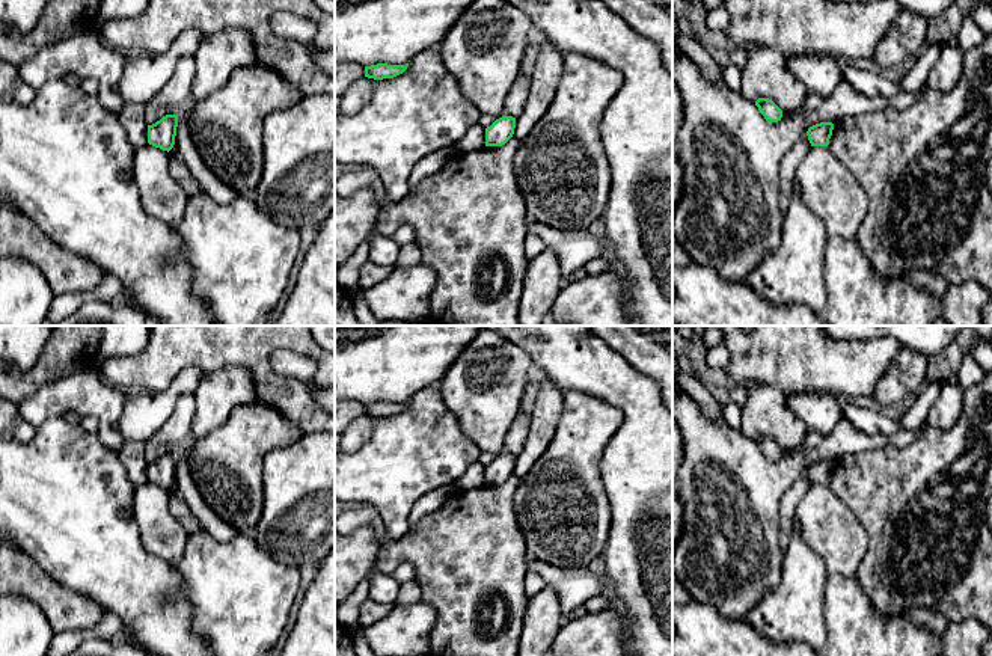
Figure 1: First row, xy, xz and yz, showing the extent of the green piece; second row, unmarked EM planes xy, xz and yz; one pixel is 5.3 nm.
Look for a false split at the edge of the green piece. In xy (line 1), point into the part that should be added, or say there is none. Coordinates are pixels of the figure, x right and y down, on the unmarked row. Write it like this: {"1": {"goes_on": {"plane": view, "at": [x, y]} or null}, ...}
{"1": {"goes_on": null}}

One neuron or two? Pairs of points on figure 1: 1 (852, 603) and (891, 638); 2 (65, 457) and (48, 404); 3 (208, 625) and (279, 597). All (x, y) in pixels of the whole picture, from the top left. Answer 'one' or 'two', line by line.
1: one
2: two
3: one

